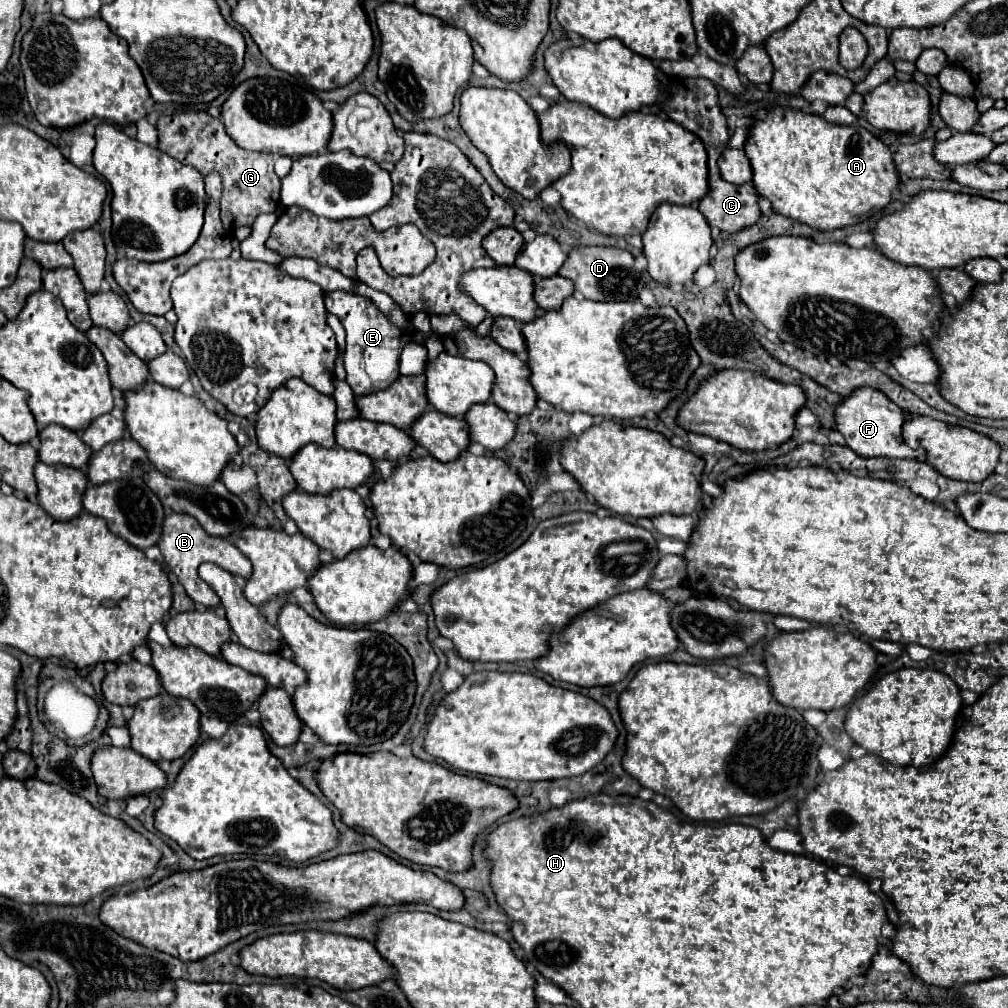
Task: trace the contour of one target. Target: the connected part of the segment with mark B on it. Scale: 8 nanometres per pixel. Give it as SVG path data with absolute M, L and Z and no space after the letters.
M170 513L166 517L166 521L164 521L164 535L162 535L160 543L158 543L158 549L162 551L162 555L164 555L170 571L178 575L178 581L184 585L188 597L194 603L204 605L206 609L218 607L220 605L220 597L212 591L212 587L208 587L208 583L204 583L198 577L196 565L208 561L208 563L214 563L214 565L226 569L228 573L240 575L244 579L248 579L248 575L252 573L252 563L238 551L236 545L232 545L228 539L220 539L220 537L208 535L204 531L204 527L200 527L198 519L194 519L190 515L184 515L184 513Z

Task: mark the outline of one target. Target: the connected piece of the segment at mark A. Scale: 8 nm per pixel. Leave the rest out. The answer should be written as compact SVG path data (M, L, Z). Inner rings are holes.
M790 107L770 109L766 119L754 121L744 149L754 169L752 183L756 191L772 203L772 209L818 231L852 227L860 223L860 217L878 215L892 201L892 193L900 187L900 177L892 151L870 131L858 125L832 125L820 119L820 115L802 113Z

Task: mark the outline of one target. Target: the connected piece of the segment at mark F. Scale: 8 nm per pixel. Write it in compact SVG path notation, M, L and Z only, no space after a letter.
M872 387L856 389L848 399L844 399L840 403L840 407L836 407L836 429L846 437L846 445L854 453L858 453L862 457L926 459L924 449L910 449L904 443L904 439L900 435L904 421L906 421L906 413L900 411L900 407L896 407L894 403L890 403L890 399L886 395L880 395L880 391L876 391Z

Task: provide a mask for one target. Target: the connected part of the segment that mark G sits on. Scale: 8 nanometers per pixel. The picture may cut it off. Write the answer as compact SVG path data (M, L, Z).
M206 111L200 113L178 113L158 119L158 149L178 161L190 163L202 175L218 171L224 181L220 215L226 229L252 225L258 215L274 213L280 201L280 177L274 173L274 157L270 153L248 151L236 147L224 131L220 119L210 117Z

